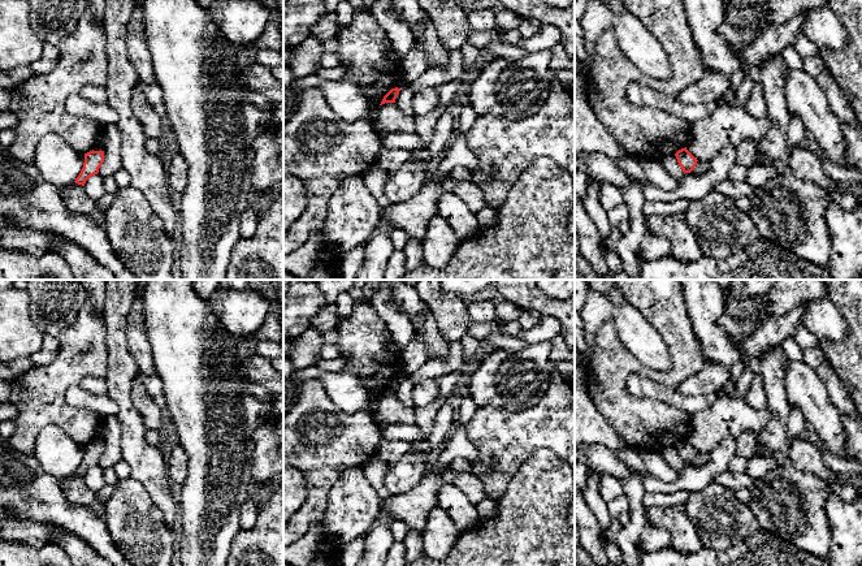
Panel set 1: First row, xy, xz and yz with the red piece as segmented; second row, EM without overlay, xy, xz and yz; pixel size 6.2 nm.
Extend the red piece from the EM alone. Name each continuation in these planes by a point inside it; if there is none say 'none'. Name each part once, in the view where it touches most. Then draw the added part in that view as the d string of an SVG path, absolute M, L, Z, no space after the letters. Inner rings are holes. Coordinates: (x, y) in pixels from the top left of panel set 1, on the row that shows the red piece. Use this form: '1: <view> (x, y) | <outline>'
none

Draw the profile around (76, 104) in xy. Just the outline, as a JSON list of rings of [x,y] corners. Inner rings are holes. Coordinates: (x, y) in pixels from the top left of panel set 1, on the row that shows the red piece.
[[[79,92],[66,99],[70,115],[96,121],[104,126],[117,125],[118,115],[109,104],[96,104],[85,99]]]

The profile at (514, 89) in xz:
[[[550,49],[519,60],[497,57],[476,70],[465,99],[478,116],[498,115],[512,121],[529,117],[537,113],[556,82],[550,60]]]

